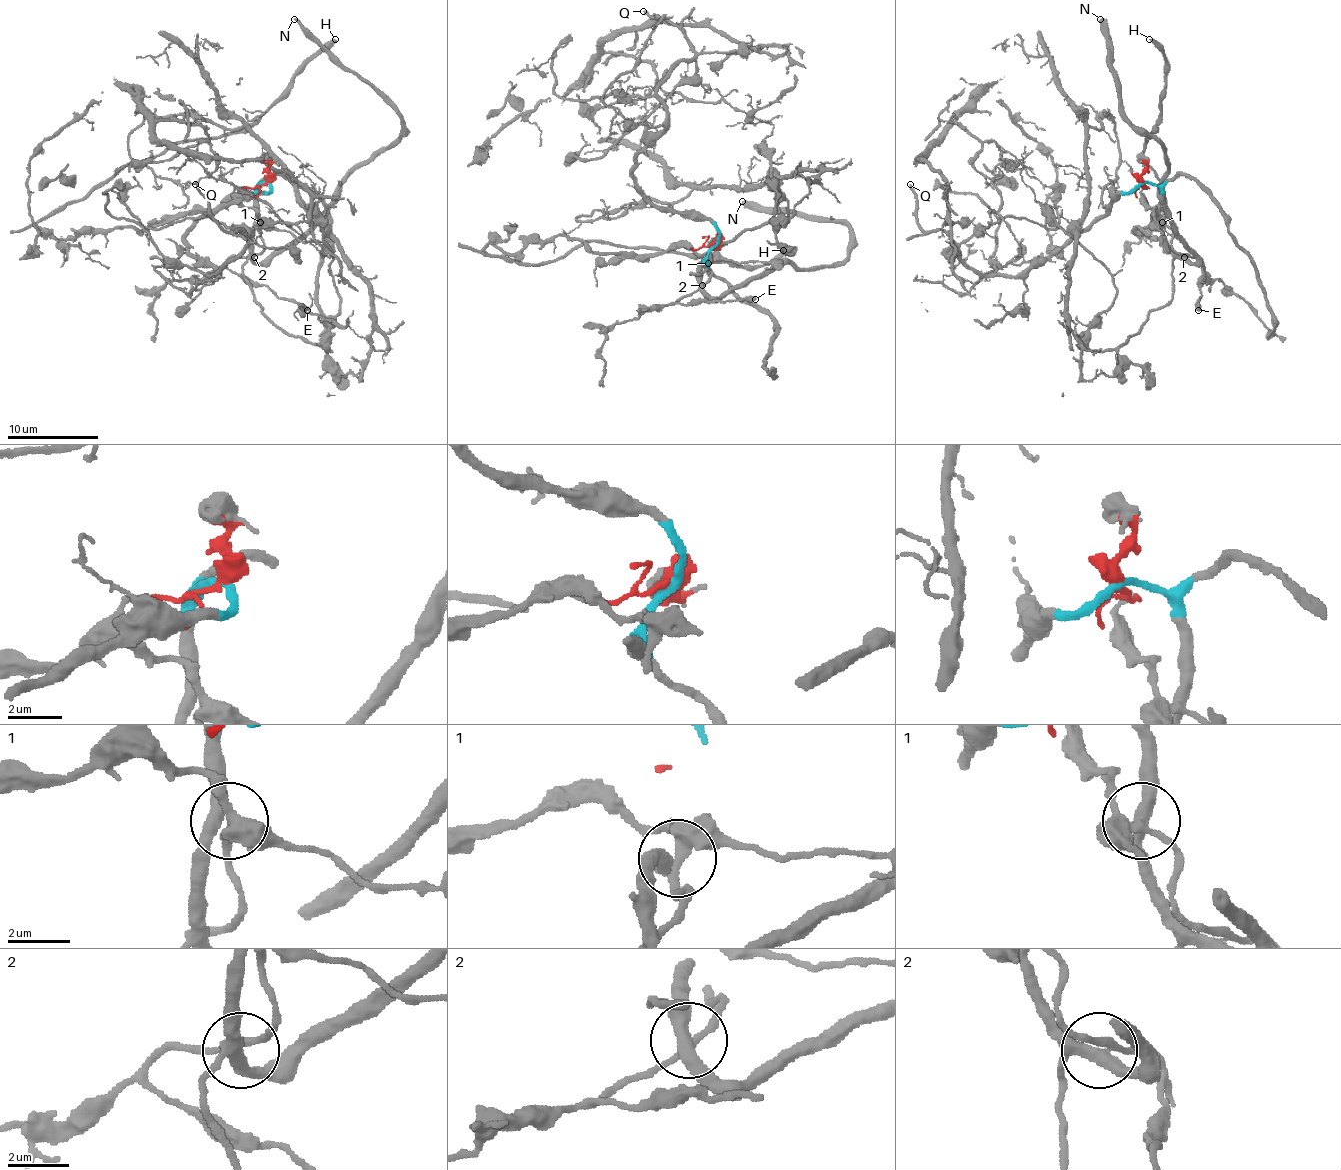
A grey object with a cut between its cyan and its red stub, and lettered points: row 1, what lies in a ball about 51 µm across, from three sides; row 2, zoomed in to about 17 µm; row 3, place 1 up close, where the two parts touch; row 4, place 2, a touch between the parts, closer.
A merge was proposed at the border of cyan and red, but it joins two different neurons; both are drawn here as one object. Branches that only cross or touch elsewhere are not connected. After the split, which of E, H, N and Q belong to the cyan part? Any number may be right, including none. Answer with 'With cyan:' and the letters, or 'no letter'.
With cyan: N, Q

